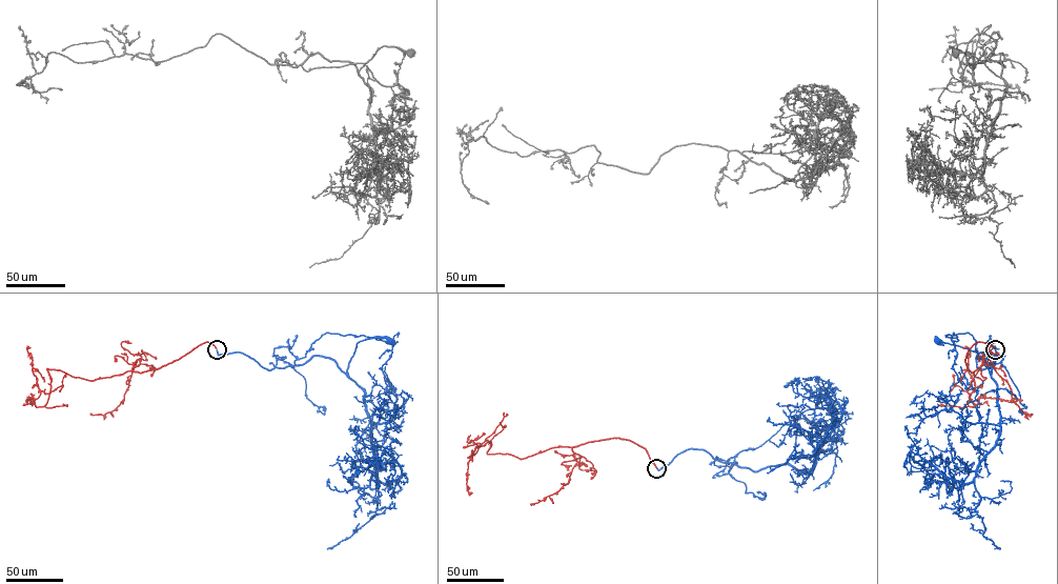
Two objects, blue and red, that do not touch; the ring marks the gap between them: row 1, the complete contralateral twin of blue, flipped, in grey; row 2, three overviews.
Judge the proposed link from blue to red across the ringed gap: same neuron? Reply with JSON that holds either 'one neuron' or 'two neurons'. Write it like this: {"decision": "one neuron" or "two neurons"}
{"decision": "one neuron"}

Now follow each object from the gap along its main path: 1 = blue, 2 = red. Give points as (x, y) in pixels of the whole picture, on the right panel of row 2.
1: (995, 349), (997, 355), (976, 357), (980, 370), (998, 356), (991, 376), (976, 353), (935, 338), (938, 342)
2: (995, 348), (976, 342), (968, 350), (967, 367), (985, 378), (980, 368), (968, 404), (981, 398), (1020, 402)

